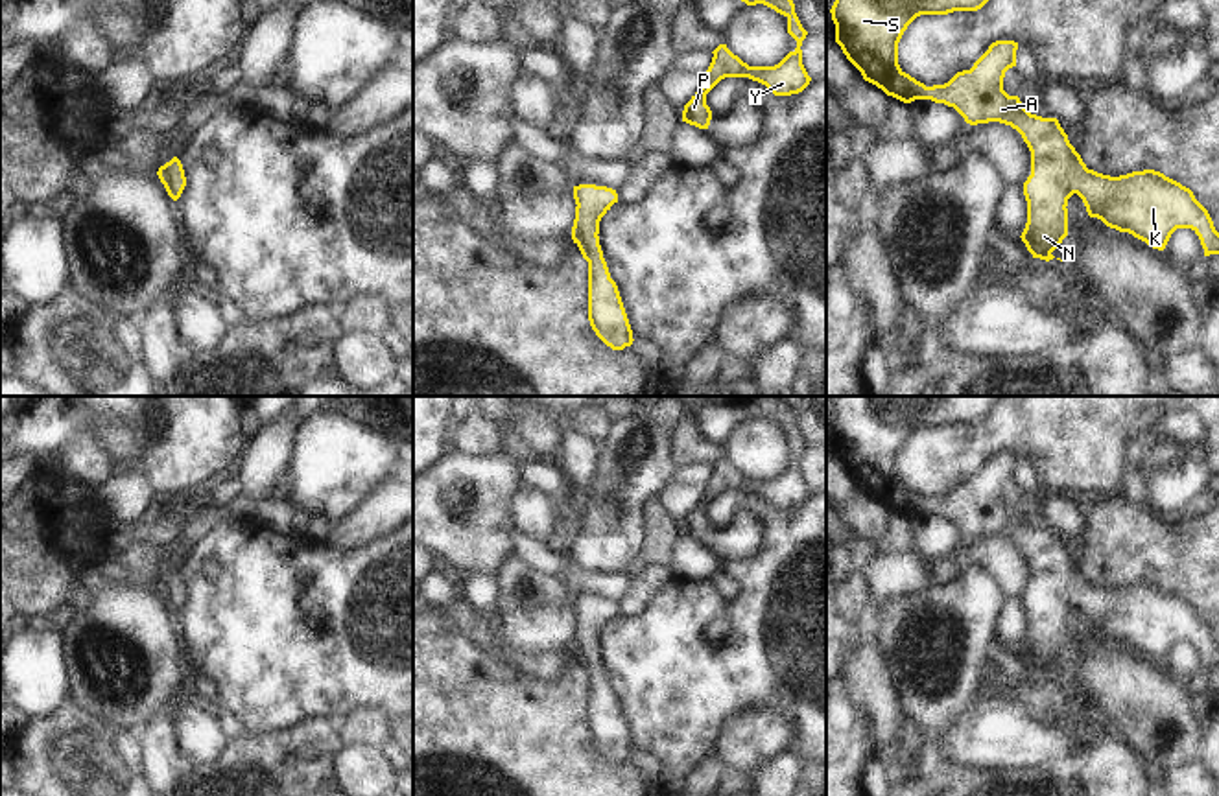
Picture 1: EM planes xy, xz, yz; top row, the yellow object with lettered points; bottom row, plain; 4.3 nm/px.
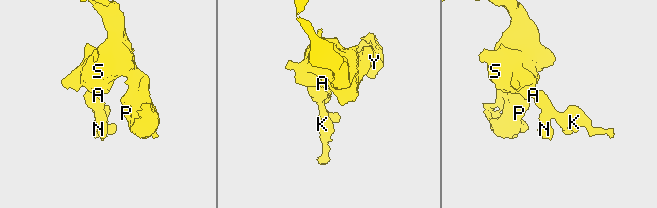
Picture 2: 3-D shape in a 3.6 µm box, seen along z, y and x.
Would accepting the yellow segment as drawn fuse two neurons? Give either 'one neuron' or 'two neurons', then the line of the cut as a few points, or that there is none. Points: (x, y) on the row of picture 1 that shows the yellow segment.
one neuron | no cut

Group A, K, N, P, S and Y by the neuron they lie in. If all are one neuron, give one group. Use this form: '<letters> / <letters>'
A K N P S Y

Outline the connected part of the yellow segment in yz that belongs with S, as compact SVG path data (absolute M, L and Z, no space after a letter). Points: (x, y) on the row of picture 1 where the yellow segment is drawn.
M835 0L830 13L835 24L835 42L846 59L861 72L863 79L904 103L931 100L953 107L966 123L1000 122L1016 129L1031 151L1031 175L1024 182L1027 223L1022 241L1033 258L1053 260L1051 254L1068 236L1068 199L1077 193L1090 217L1107 227L1129 232L1149 247L1164 251L1177 228L1191 228L1204 249L1204 256L1219 254L1219 232L1208 210L1193 192L1154 170L1110 177L1088 170L1070 144L1057 118L1031 114L1018 96L1003 90L1005 72L1016 66L1018 42L996 41L970 70L957 72L948 83L926 87L898 64L898 42L907 26L920 15L948 15L953 11L977 11L988 0Z

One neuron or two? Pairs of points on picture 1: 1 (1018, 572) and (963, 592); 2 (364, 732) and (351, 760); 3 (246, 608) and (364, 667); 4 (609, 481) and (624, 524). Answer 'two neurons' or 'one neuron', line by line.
1: two neurons
2: two neurons
3: one neuron
4: one neuron

